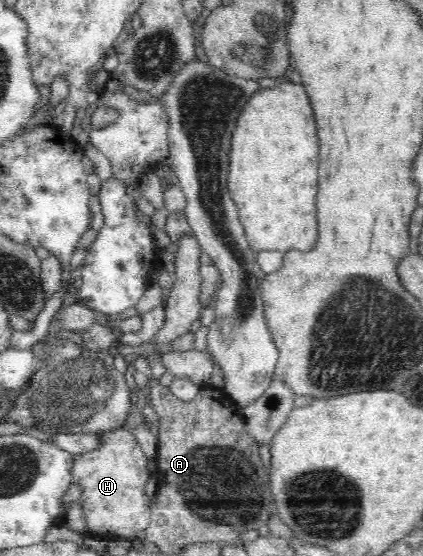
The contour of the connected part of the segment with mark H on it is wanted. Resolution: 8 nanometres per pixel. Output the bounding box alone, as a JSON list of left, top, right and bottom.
[72,429,152,540]

